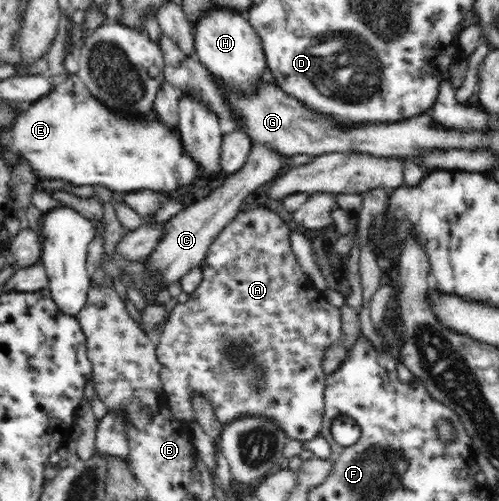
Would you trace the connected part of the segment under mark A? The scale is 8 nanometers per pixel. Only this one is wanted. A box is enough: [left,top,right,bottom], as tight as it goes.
[156,205,341,442]

